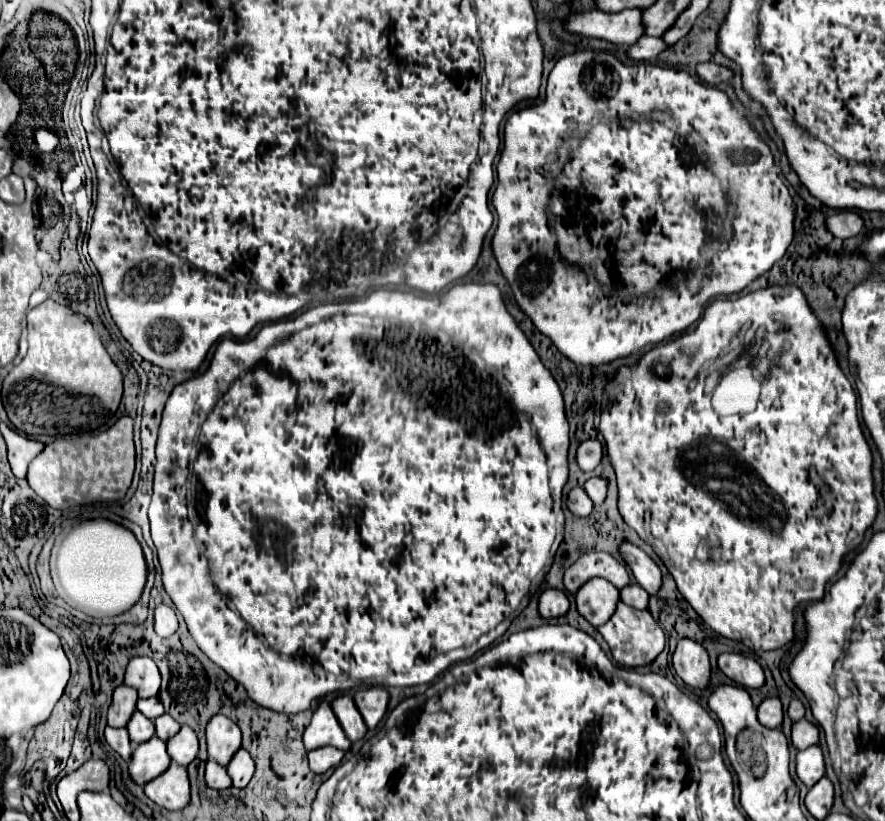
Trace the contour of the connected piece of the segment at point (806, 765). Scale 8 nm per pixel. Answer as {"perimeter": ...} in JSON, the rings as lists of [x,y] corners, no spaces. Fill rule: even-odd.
{"perimeter":[[[819,744],[797,752],[797,776],[807,788],[817,784],[819,778],[825,776],[825,758]]]}

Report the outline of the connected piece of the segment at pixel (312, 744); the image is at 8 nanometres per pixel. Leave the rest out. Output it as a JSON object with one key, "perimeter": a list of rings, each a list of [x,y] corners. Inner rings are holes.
{"perimeter":[[[321,700],[313,712],[309,726],[303,732],[303,744],[307,750],[315,750],[319,746],[335,746],[341,750],[349,750],[351,742],[345,736],[341,724],[337,722],[329,702]]]}

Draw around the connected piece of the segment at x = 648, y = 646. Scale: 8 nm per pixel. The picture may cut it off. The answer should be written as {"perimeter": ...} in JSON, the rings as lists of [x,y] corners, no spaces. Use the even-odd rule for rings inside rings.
{"perimeter":[[[623,602],[617,604],[615,614],[611,616],[609,622],[605,622],[599,628],[599,632],[605,638],[605,642],[609,644],[611,654],[617,660],[617,664],[621,664],[625,668],[651,664],[657,658],[657,654],[665,648],[665,634],[659,628],[659,624],[653,620],[649,610],[637,610],[637,608],[623,604]]]}

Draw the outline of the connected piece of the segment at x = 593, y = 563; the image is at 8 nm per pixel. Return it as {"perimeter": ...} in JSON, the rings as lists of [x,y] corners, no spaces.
{"perimeter":[[[587,552],[587,554],[579,556],[579,560],[565,570],[563,584],[565,584],[567,592],[575,594],[589,578],[595,578],[595,576],[609,580],[617,588],[623,588],[629,582],[627,568],[619,560],[615,560],[611,554]]]}

